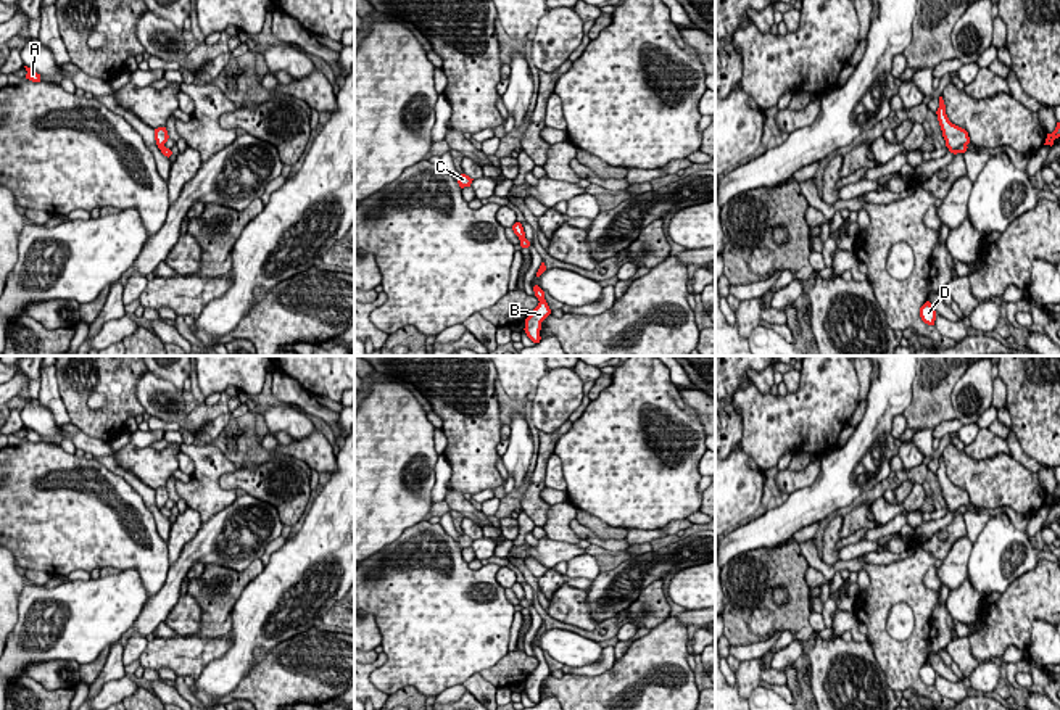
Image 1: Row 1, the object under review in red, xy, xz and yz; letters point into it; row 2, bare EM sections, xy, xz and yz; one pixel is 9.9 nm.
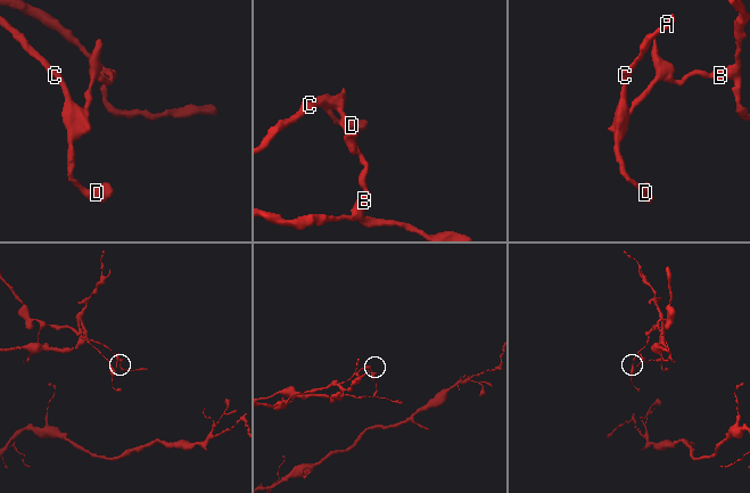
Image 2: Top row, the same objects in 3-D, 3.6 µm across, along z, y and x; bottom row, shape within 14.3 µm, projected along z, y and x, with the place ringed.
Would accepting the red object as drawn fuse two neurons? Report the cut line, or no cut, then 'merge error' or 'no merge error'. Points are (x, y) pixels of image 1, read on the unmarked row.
yz (965, 504), (960, 504), (952, 512) | merge error

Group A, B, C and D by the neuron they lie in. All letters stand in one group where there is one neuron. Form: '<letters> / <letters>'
A C D / B

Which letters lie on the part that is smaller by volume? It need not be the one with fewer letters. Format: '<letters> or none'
A, C, D

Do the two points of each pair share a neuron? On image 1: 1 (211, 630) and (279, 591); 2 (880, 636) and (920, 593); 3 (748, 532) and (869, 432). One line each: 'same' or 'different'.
1: different
2: same
3: same

